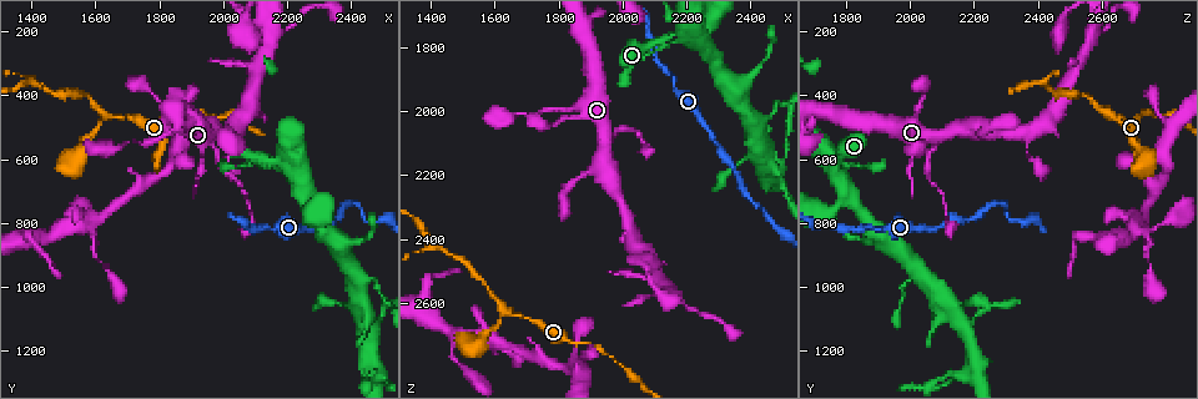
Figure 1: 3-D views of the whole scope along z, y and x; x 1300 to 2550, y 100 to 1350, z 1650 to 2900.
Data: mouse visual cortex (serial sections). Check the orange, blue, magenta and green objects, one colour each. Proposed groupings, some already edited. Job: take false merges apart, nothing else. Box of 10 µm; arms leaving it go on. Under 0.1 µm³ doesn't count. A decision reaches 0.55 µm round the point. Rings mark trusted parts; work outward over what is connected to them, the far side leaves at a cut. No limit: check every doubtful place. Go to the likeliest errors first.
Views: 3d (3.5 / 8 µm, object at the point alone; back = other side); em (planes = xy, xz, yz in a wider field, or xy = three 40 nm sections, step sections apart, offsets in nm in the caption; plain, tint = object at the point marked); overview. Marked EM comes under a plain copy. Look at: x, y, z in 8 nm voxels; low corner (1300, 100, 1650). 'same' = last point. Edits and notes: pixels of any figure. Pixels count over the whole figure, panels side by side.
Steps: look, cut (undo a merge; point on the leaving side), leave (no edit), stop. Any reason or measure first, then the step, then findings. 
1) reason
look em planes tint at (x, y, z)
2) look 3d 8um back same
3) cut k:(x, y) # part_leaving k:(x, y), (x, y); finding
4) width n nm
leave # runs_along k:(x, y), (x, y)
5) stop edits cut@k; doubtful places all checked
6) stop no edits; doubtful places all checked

sharp bend
look 3d 3.5um at (1640, 470, 2630)

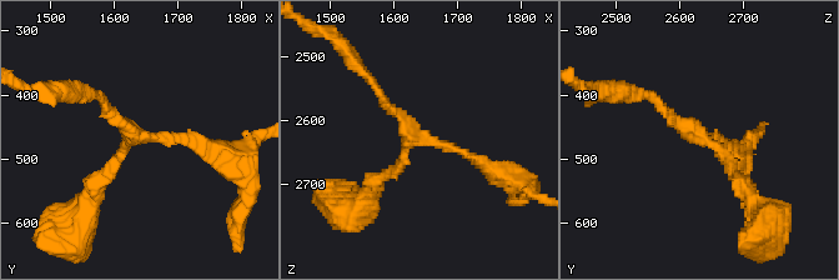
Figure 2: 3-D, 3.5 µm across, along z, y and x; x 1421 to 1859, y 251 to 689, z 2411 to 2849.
arms 3; arm_widths 150, 150, 150 nm; shape alone is not enough
look em xy step 2 tint at (1640, 465, 2625)

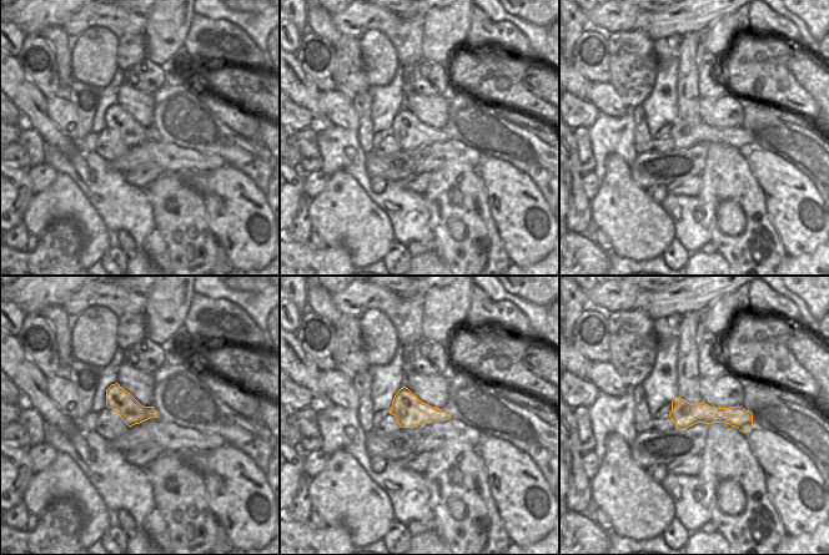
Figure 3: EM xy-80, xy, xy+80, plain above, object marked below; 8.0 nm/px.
leave # runs_along 3:(674, 404), (749, 424); all the same cell

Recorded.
narrows sharply
look 3d 3.5um at (1410, 370, 2430)

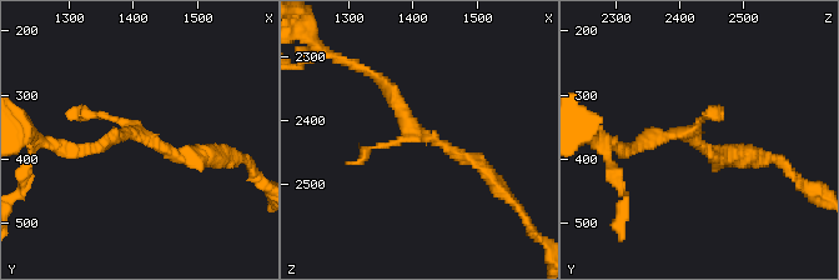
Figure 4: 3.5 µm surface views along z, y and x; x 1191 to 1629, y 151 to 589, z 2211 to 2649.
arms 3; arm_widths 100, 200, 200 nm
look em xy step 2 tint at (1410, 360, 2420)

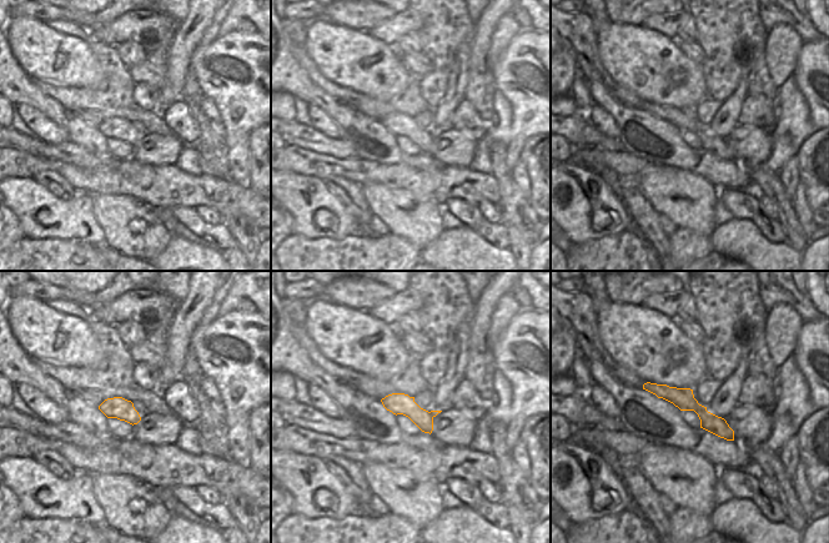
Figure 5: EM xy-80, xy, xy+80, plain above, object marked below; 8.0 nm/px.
look em planes tint same

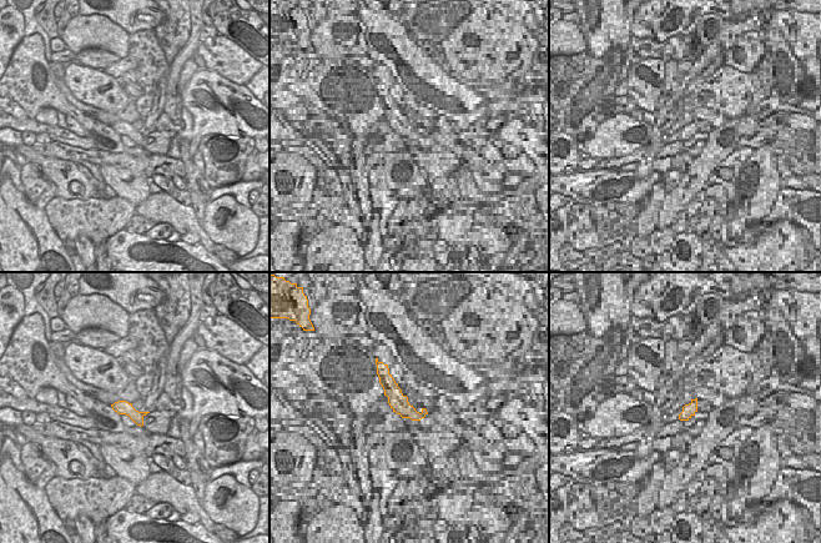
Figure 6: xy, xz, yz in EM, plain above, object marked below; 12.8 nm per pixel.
leave # runs_along 4:(488, 173), (420, 135), (370, 74); one cell here

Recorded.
small branch off a trunk
look 3d 3.5um at (2150, 200, 2560)

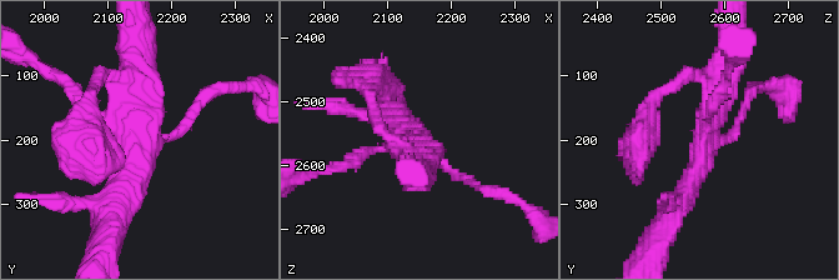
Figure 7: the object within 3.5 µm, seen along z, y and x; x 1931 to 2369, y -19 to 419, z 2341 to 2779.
now the EM
look em xy step 1 tint at (2145, 210, 2570)

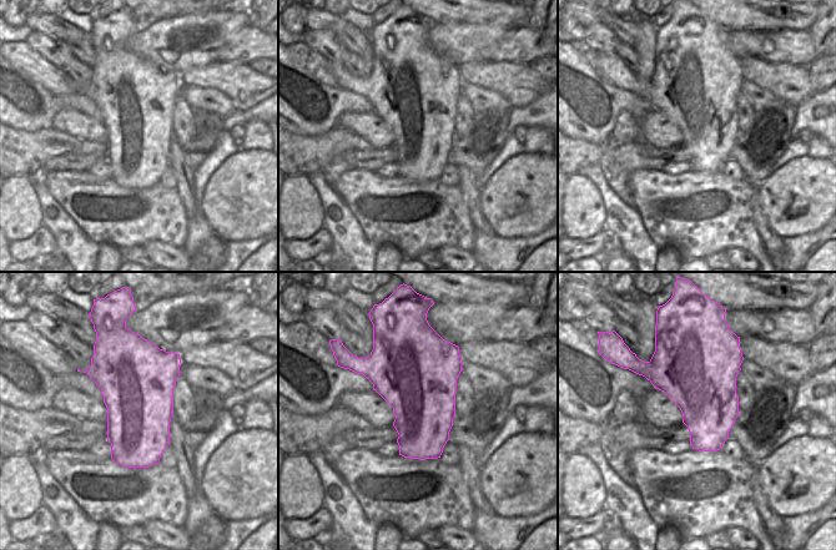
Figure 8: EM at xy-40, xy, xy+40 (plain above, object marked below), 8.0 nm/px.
arms 4
leave # runs_along 7:(672, 215), (719, 100), (707, 78); continuous, no second cell

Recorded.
stop no edits; doubtful places all checked

